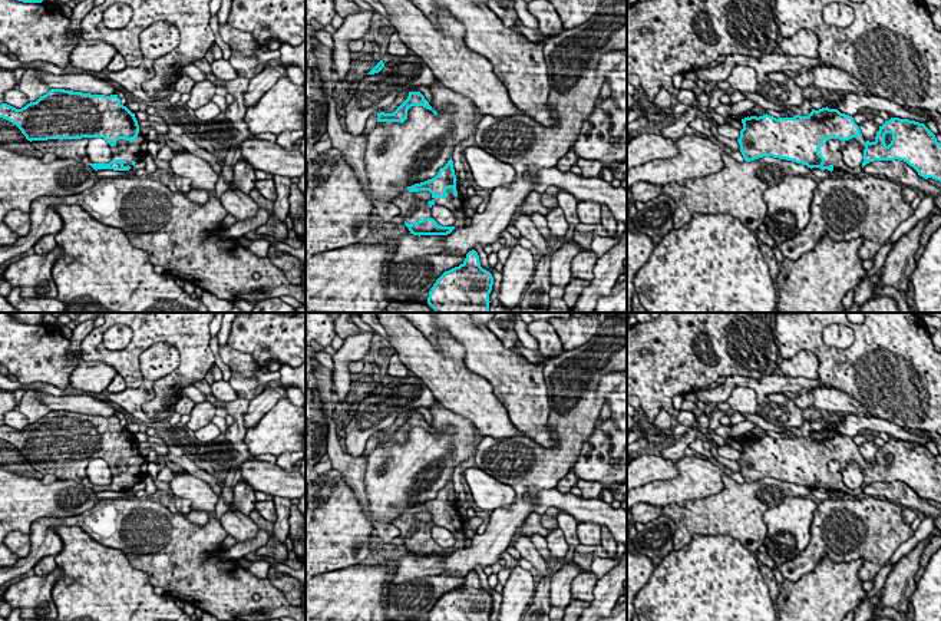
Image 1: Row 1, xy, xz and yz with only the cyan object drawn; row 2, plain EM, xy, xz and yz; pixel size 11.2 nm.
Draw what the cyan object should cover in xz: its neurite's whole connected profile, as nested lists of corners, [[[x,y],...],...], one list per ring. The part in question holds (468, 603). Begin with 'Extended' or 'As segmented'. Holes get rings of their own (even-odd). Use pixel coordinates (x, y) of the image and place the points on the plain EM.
As segmented. [[[472,571],[459,588],[436,601],[427,621],[489,621],[492,607],[492,595],[481,588],[478,574]]]

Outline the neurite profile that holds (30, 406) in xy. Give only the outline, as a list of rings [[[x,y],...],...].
[[[27,389],[19,403],[19,412],[22,412],[30,423],[36,423],[40,417],[46,416],[50,409],[39,399],[37,389]]]

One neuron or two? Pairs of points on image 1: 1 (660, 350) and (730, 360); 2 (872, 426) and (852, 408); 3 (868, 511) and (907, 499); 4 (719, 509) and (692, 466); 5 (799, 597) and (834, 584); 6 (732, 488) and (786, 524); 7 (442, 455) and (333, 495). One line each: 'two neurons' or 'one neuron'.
1: one neuron
2: two neurons
3: two neurons
4: two neurons
5: one neuron
6: two neurons
7: one neuron

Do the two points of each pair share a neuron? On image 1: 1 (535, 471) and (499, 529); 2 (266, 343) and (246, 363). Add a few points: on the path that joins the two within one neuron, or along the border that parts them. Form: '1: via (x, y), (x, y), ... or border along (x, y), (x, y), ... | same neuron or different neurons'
1: via (522, 485), (519, 509), (514, 515) | same neuron
2: border along (227, 343), (260, 364), (281, 364) | different neurons

